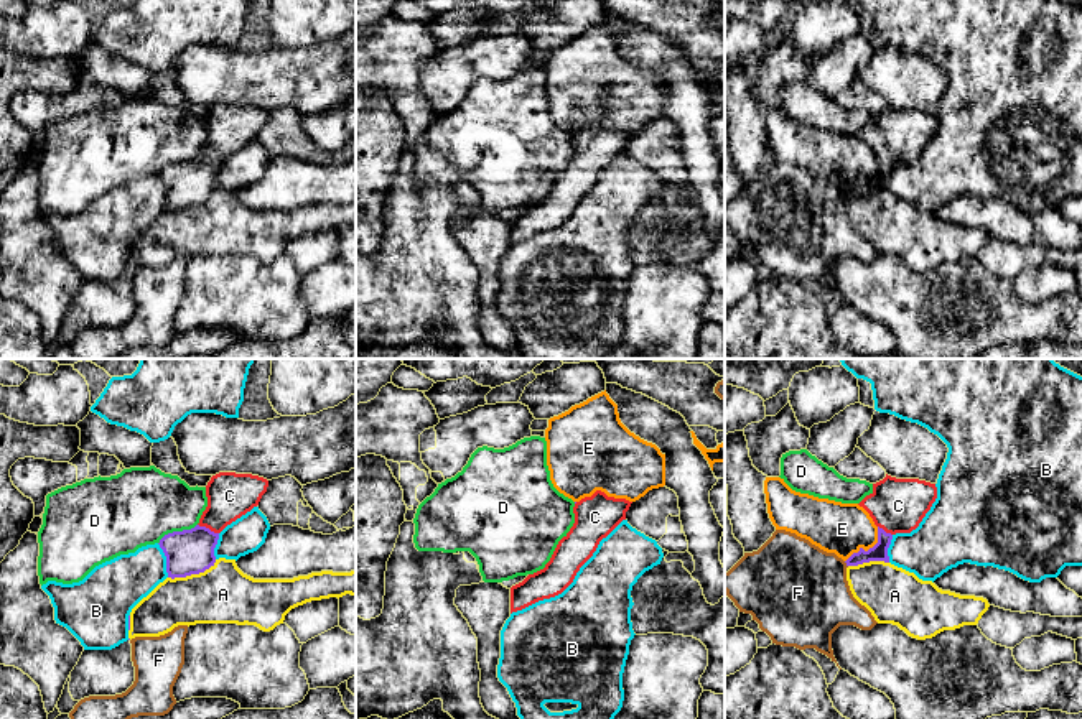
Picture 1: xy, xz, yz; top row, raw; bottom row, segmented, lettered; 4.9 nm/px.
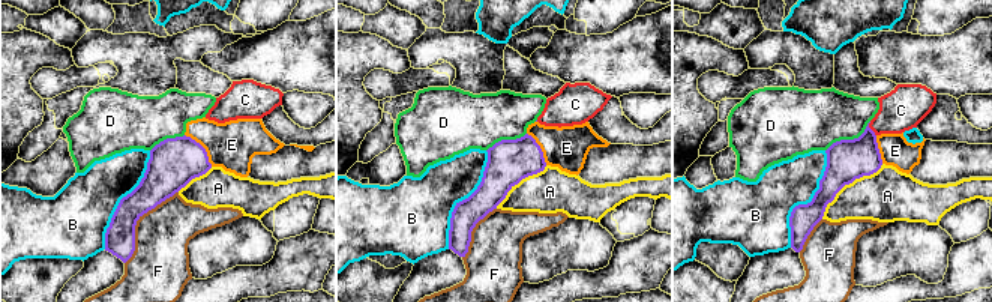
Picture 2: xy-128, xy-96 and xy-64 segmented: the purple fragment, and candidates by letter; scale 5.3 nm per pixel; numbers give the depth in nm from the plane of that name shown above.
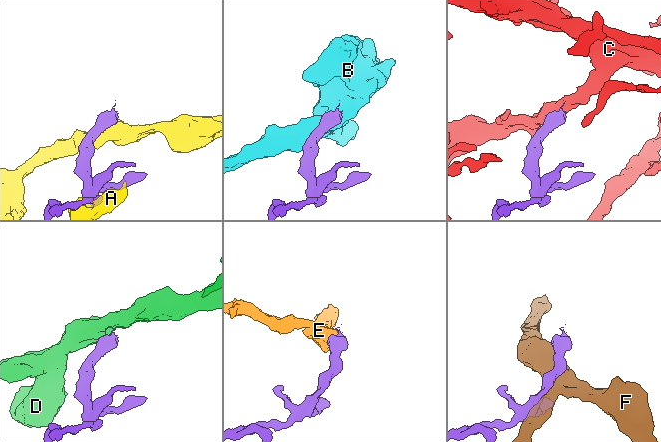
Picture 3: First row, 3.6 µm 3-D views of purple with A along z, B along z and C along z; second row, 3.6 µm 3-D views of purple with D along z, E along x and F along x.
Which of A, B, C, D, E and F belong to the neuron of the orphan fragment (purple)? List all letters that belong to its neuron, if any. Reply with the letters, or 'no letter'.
C

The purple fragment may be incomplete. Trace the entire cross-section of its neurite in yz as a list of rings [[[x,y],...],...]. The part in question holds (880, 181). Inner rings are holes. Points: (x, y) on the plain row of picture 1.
[[[886,109],[873,115],[873,123],[858,137],[878,158],[878,174],[865,183],[860,179],[845,194],[858,197],[870,193],[889,194],[888,179],[896,165],[911,165],[919,158],[937,130],[935,115],[919,110]]]

